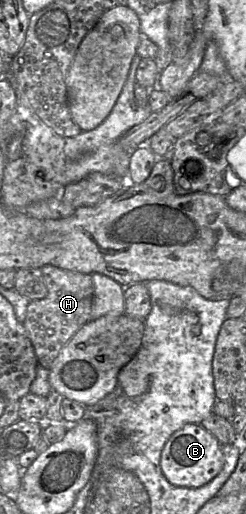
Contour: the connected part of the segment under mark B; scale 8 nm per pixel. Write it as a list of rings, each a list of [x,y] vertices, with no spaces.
[[[187,424],[166,442],[160,467],[167,481],[178,488],[198,489],[212,483],[222,472],[223,455],[217,440],[202,425]]]

